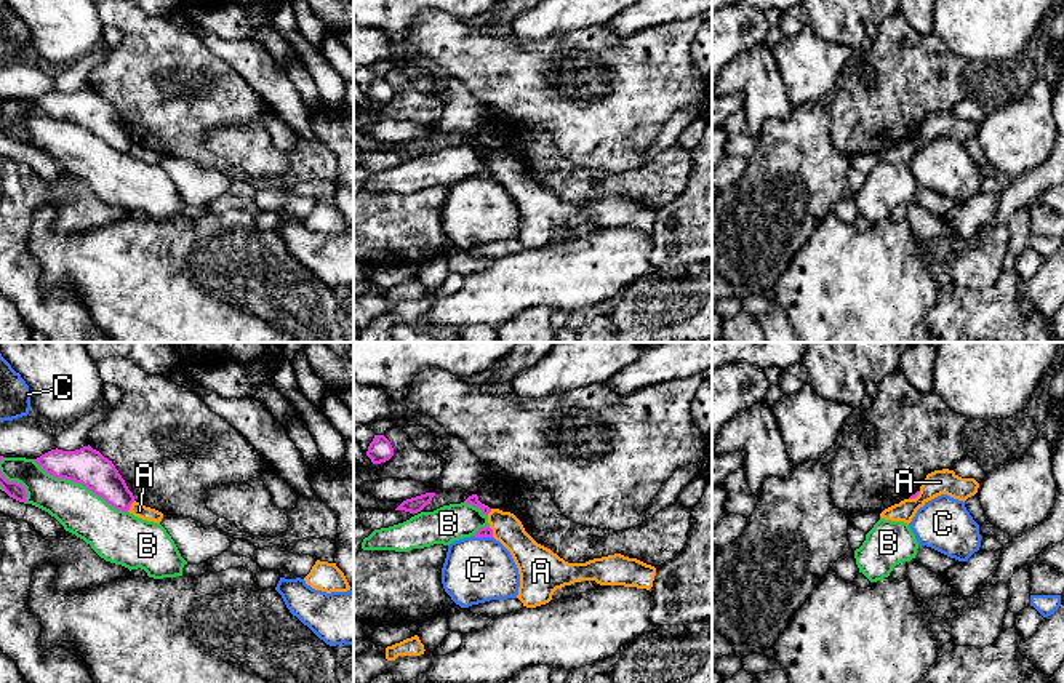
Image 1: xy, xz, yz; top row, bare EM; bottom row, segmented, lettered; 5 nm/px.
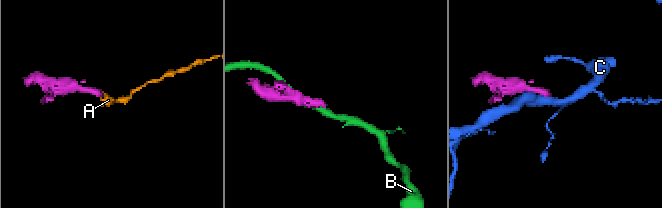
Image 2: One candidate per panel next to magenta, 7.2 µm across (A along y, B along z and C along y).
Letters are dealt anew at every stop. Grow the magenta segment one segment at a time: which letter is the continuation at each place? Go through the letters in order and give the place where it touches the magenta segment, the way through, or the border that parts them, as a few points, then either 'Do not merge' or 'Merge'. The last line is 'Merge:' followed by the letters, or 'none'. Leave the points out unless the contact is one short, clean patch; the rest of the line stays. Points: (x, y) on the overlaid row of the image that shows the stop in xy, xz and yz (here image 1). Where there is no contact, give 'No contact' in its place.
A: Touches magenta at xy (130, 506). Boundary: xy (135, 501), (127, 511). Do not merge
B: Touches magenta at xy (80, 483). Do not merge
C: Touches magenta at xz (484, 536). Boundary: xz (474, 536), (492, 538). Do not merge
Merge: none

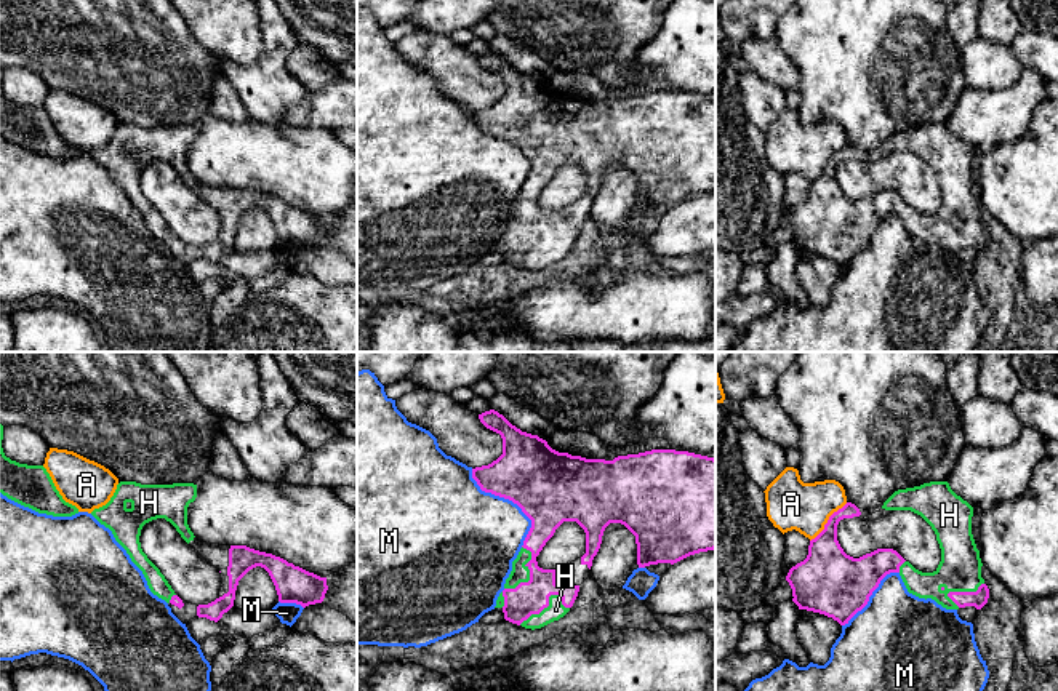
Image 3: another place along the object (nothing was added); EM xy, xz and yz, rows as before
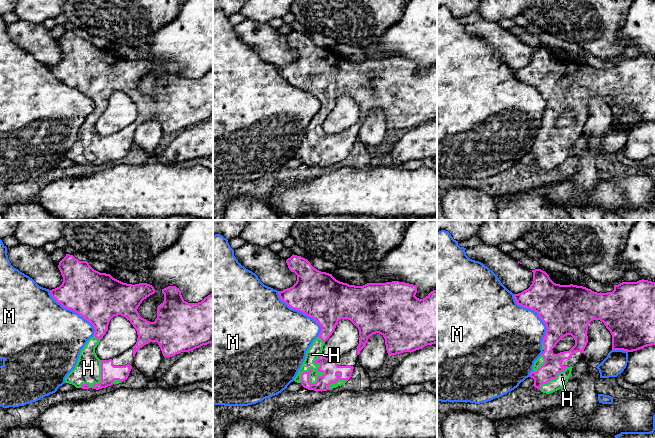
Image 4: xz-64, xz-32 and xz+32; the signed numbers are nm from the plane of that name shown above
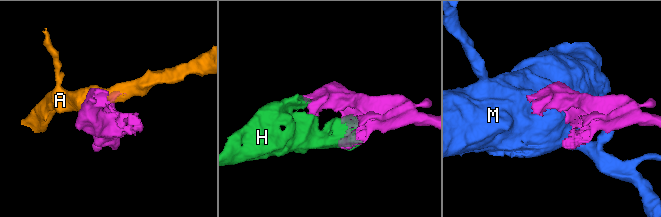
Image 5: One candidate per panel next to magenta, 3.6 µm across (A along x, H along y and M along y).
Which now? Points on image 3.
A: Touches magenta at yz (828, 520). Do not merge
H: Touches magenta at xz (548, 603). Merge
M: Touches magenta at xz (509, 499). Do not merge
Merge: H

